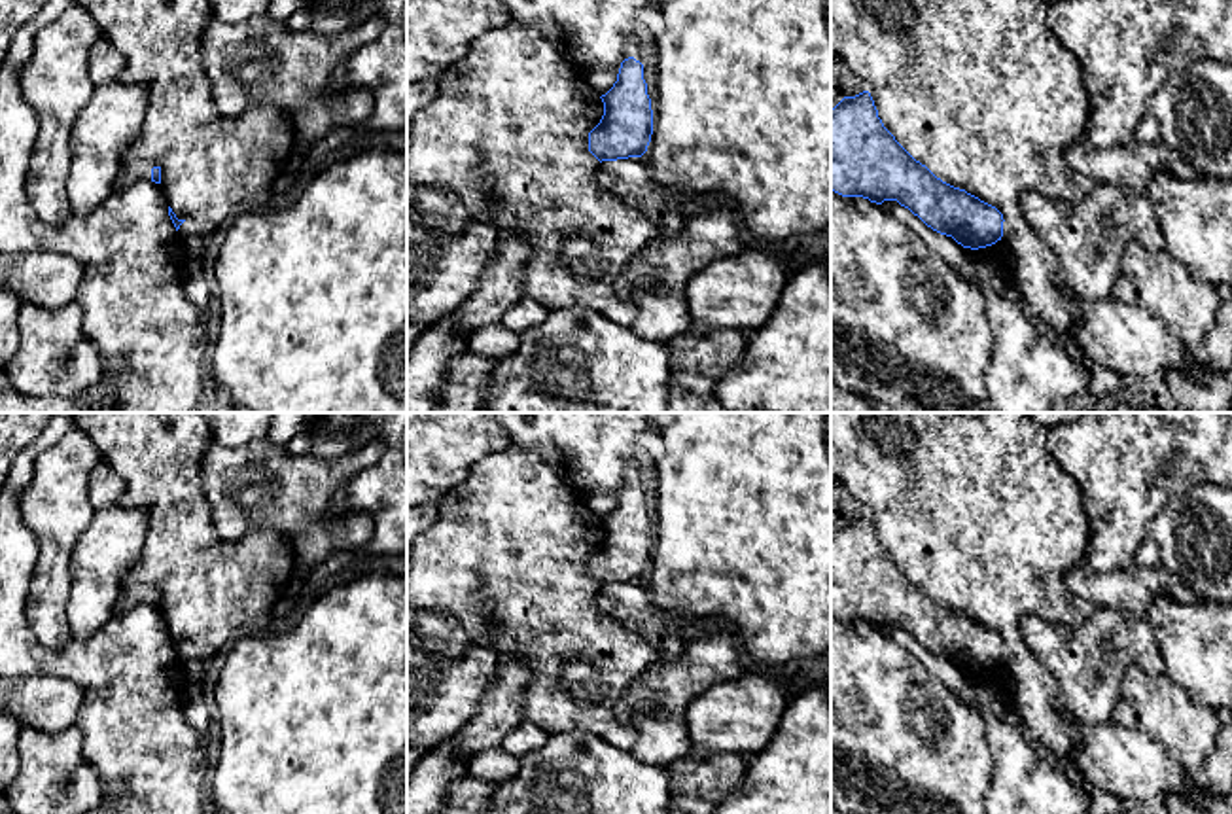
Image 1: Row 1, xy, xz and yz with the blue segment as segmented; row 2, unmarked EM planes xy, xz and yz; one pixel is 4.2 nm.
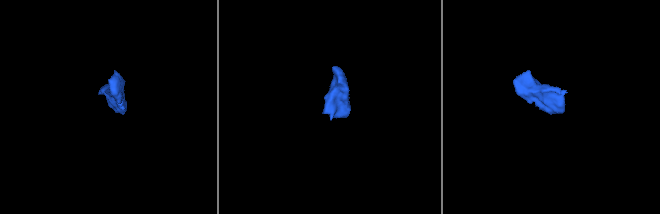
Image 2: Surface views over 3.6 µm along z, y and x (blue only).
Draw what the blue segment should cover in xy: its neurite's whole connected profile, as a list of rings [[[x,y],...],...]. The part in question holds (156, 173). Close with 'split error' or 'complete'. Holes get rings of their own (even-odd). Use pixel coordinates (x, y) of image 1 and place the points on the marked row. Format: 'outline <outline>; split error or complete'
outline [[[140,159],[136,163],[123,165],[115,180],[115,189],[125,189],[144,180],[161,184],[161,167],[155,161]]]; split error

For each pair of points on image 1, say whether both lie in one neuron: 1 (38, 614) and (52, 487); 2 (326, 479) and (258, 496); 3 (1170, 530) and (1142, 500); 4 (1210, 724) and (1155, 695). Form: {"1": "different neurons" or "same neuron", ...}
{"1": "same neuron", "2": "same neuron", "3": "different neurons", "4": "same neuron"}

